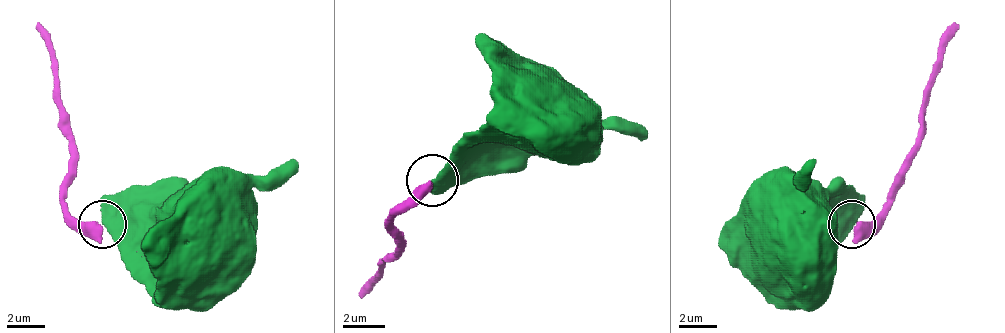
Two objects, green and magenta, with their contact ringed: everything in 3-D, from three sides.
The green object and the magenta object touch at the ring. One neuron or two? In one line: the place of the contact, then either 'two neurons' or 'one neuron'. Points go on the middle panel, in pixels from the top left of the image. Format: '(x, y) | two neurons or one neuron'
(432, 180) | one neuron

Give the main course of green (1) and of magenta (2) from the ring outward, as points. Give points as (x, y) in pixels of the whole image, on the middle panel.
1: (431, 179), (446, 179), (504, 126), (535, 116)
2: (431, 184), (410, 194), (394, 210), (399, 247), (362, 299)

